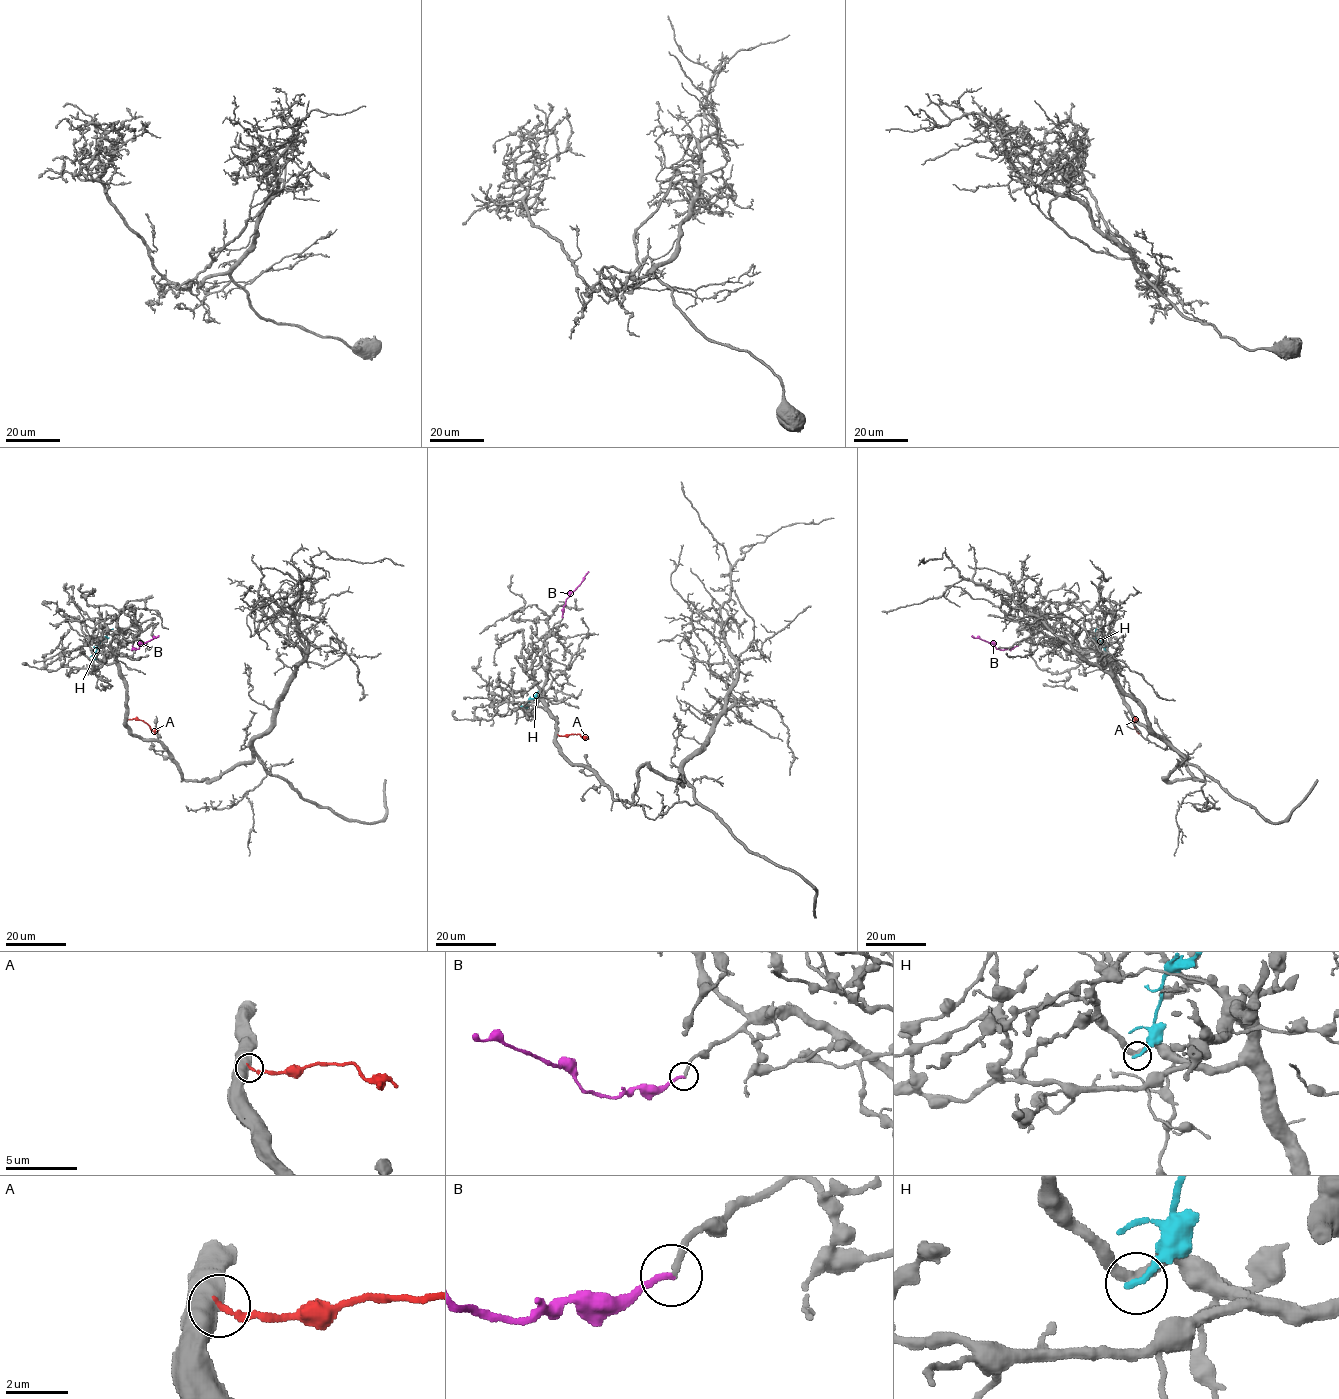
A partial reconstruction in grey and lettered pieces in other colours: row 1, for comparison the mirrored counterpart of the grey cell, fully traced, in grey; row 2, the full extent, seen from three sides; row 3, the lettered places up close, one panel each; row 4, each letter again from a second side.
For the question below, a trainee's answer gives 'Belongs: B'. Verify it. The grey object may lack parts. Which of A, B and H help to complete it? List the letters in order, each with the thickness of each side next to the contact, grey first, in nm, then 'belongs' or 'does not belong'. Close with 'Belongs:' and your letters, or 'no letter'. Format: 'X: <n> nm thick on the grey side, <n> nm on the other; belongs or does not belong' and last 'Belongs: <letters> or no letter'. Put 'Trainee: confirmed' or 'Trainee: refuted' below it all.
A: 750 nm thick on the grey side, 190 nm on the other; does not belong
B: 200 nm thick on the grey side, 200 nm on the other; belongs
H: 360 nm thick on the grey side, 240 nm on the other; does not belong
Belongs: B
Trainee: confirmed

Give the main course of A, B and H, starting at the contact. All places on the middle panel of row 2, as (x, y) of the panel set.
A: (557, 734), (578, 734), (588, 739)
B: (563, 617), (566, 599), (588, 571)
H: (521, 706), (538, 695), (543, 696)

